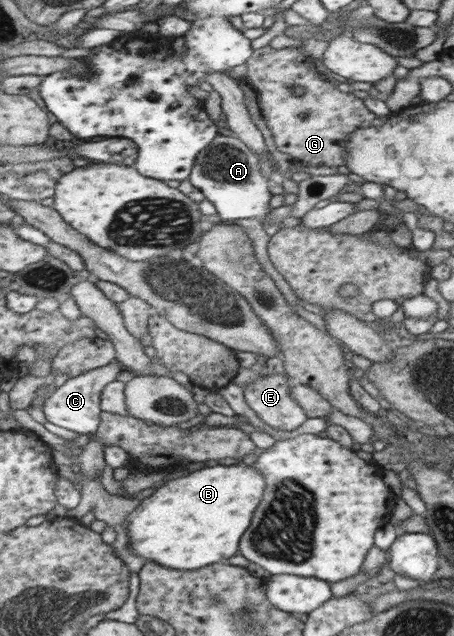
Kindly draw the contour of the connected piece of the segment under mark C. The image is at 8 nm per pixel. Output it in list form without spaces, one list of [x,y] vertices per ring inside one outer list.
[[[114,359],[102,367],[81,373],[73,378],[68,378],[62,385],[43,401],[41,406],[45,420],[68,431],[75,431],[82,435],[94,434],[99,424],[99,399],[102,388],[115,380],[116,374],[124,367]]]

